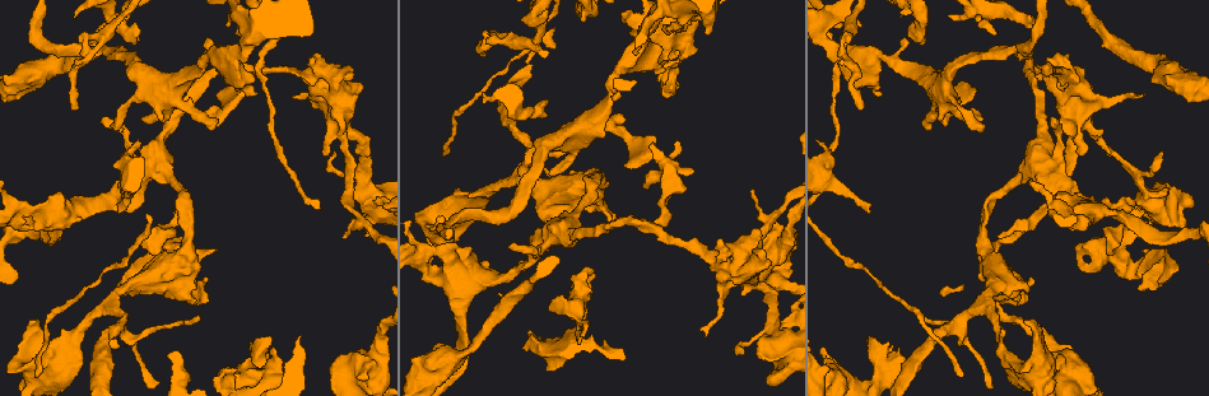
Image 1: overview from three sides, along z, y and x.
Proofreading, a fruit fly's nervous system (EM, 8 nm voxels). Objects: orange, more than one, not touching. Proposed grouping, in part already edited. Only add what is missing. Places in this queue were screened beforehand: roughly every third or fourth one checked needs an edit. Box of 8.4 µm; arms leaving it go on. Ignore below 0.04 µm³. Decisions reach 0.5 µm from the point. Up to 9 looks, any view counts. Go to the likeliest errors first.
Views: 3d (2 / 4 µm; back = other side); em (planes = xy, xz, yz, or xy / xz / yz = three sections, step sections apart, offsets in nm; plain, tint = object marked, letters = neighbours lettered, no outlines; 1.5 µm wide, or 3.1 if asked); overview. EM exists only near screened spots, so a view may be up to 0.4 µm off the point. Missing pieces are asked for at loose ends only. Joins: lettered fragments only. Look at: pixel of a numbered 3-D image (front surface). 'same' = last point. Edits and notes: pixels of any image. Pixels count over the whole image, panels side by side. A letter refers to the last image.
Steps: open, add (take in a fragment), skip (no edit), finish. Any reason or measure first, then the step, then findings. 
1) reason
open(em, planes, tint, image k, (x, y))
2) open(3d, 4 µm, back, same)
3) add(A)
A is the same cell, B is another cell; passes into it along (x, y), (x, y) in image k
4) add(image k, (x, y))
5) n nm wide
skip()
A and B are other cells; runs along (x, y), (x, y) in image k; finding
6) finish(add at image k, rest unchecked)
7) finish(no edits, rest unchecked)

free end
open(3d, 4 µm, image 1, (527, 59))

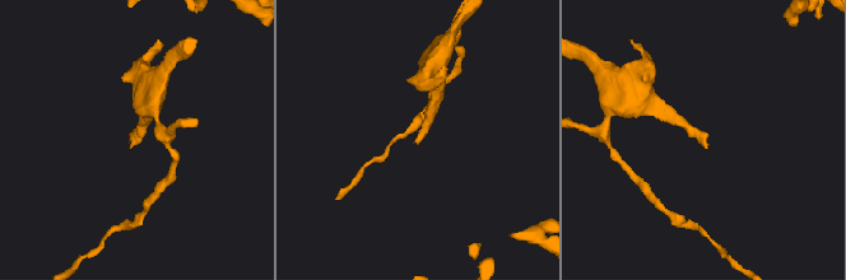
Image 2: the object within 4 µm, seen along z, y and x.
need the tissue
open(em, xz, step 8, letters, image 2, (415, 139))

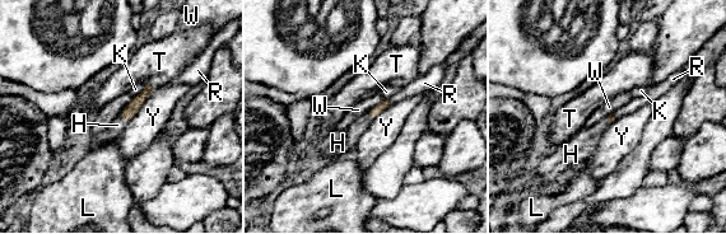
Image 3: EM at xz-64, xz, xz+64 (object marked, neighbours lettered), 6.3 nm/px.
another direction
open(em, planes, letters, same)

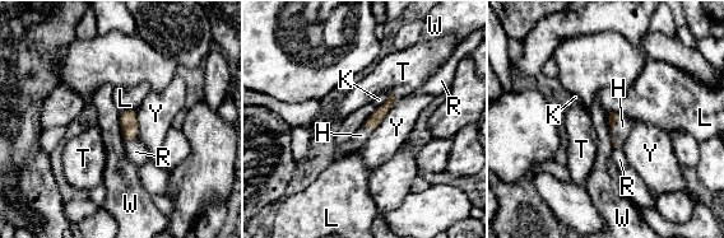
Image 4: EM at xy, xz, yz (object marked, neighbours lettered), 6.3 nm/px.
add(H)
H is the same cell, K, L, R, T, W and Y are other cells; passes into it along (613, 116), (612, 130), (622, 126) in image 4; it goes on there

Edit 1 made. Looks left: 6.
open(overview)

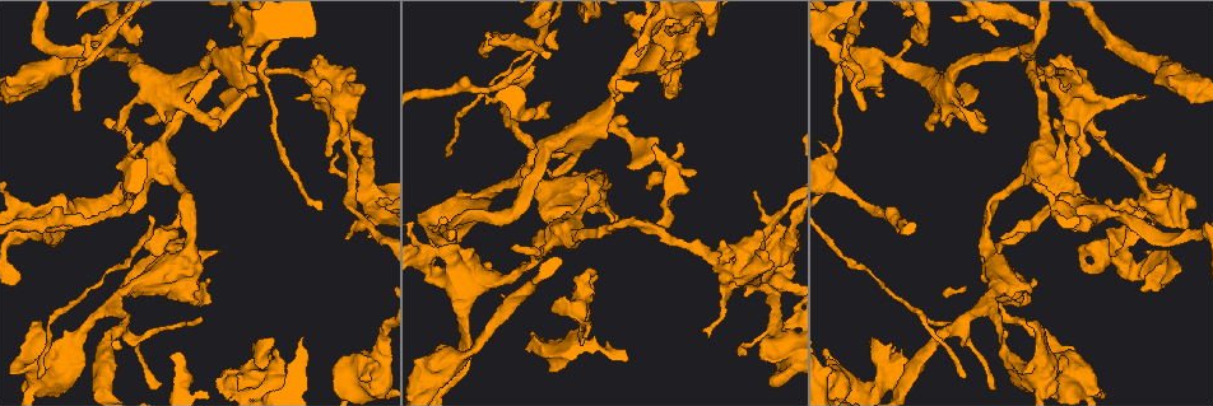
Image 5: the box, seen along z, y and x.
free end
open(3d, 2 µm, image 5, (593, 274))

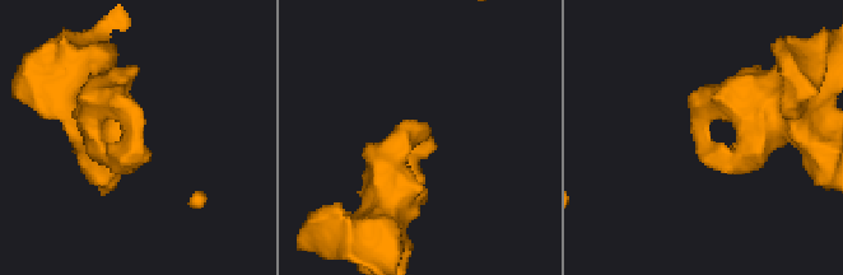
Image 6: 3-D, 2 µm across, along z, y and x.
open(em, planes, letters, image 6, (696, 152))

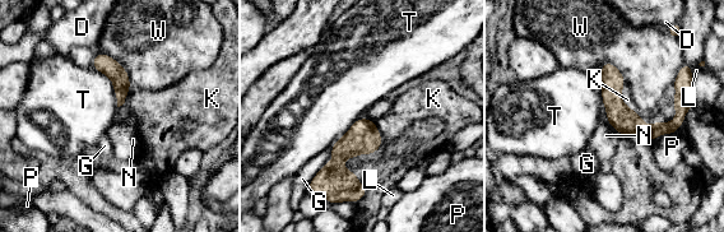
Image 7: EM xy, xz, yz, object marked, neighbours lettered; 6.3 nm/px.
skip()
D, G, K, L, N, P, T and W are other cells; border along (607, 120), (621, 134) in image 7; no lettered fragment goes on from it

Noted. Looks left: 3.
an open end
open(em, planes, letters, image 5, (1159, 288))

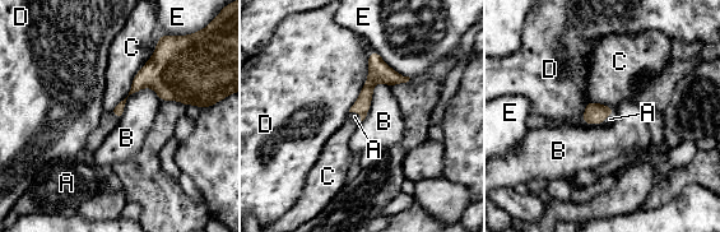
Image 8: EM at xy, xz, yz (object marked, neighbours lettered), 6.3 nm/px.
add(A)
A is the same cell, B, C, D and E are other cells; it goes on there

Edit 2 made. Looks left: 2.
open(em, planes, letters, image 5, (354, 71))

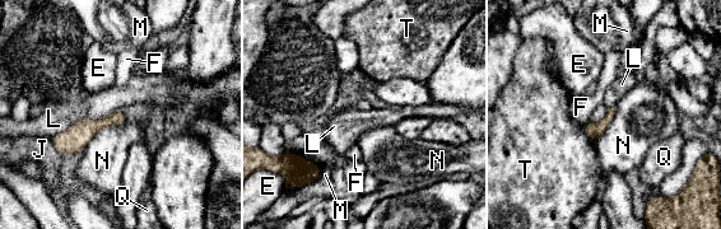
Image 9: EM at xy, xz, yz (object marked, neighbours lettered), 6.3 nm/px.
skip()
E, F, J, L, M, N, Q and T are other cells; runs along (121, 117), (73, 140), (55, 140) in image 9; no lettered fragment goes on from it

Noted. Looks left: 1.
finish(add at image 4, add at image 8, rest unchecked)

